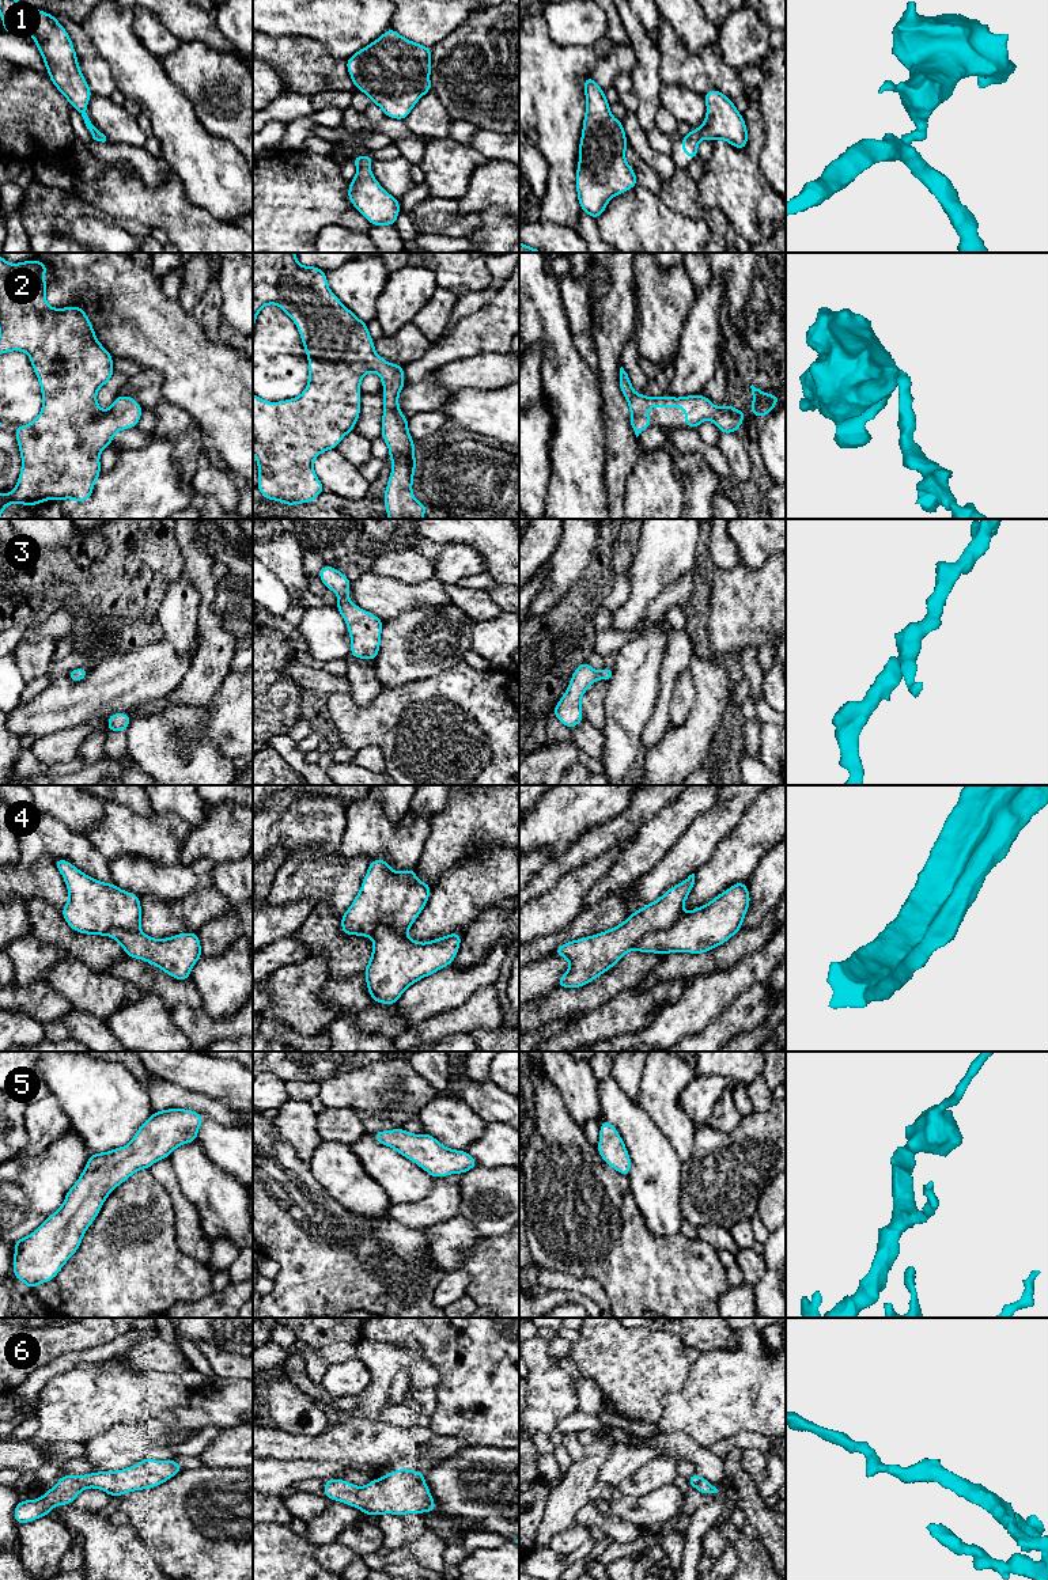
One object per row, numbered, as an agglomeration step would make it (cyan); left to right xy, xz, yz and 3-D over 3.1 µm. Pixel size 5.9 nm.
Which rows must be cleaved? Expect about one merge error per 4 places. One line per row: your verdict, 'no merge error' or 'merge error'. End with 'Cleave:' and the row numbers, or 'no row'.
1: no merge error
2: no merge error
3: no merge error
4: merge error
5: no merge error
6: no merge error
Cleave: 4

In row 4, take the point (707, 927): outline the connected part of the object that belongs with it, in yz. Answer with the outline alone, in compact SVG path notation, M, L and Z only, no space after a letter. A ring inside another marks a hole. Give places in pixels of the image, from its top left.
M738 882L711 902L684 913L669 929L647 933L632 950L663 956L673 951L708 952L741 931L749 903L748 886Z

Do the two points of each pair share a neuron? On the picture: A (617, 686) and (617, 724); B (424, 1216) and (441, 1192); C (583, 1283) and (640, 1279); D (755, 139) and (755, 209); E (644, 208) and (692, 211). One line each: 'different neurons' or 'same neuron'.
A: same neuron
B: same neuron
C: different neurons
D: same neuron
E: different neurons

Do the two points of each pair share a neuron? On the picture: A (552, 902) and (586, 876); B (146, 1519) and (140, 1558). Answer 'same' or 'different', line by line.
A: same
B: different

